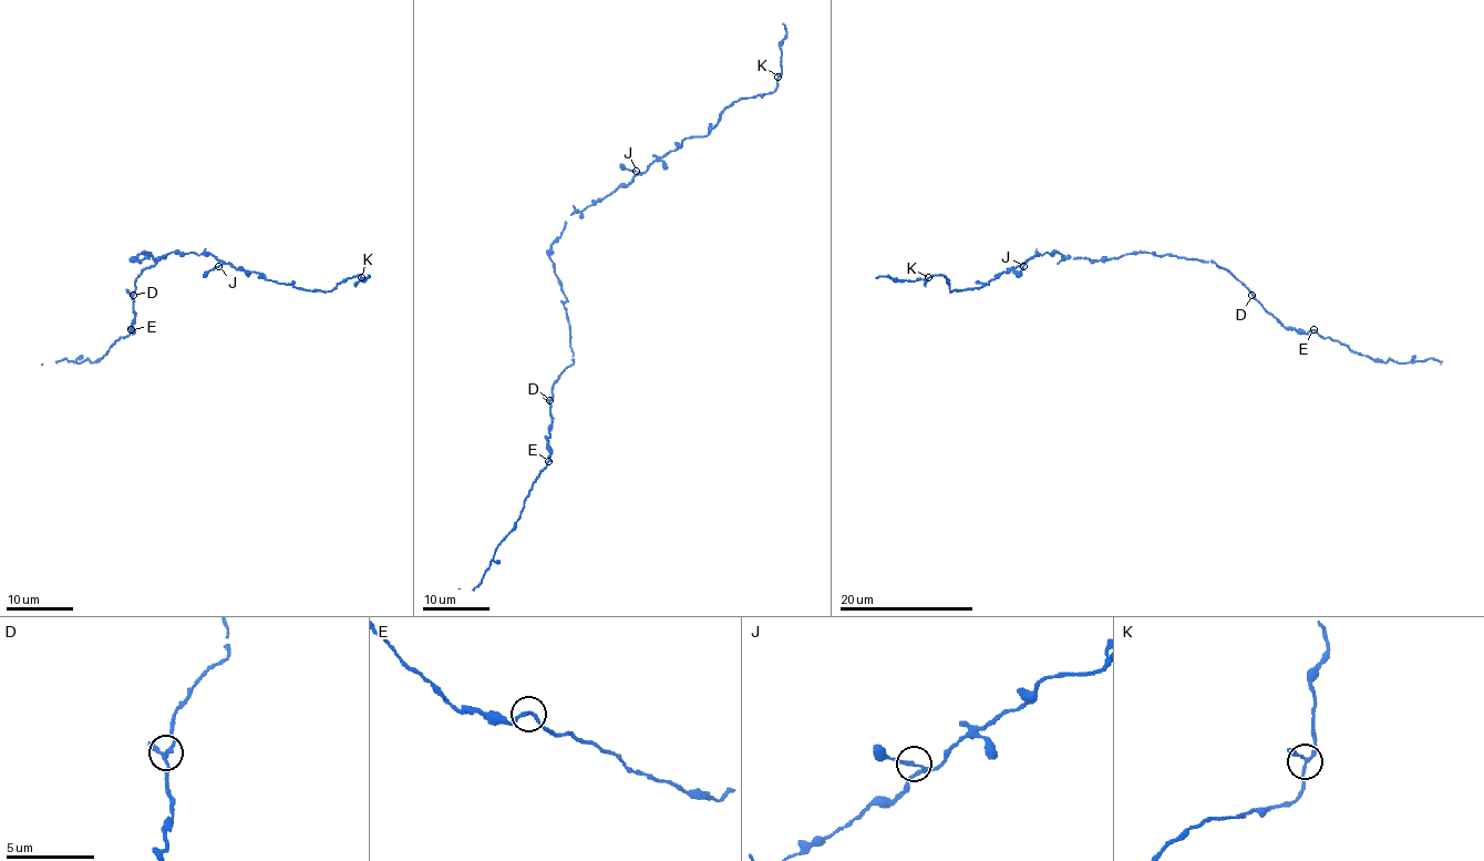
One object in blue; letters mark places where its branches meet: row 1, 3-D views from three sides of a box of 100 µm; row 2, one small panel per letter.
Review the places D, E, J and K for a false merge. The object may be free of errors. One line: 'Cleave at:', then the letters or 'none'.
Cleave at: none

